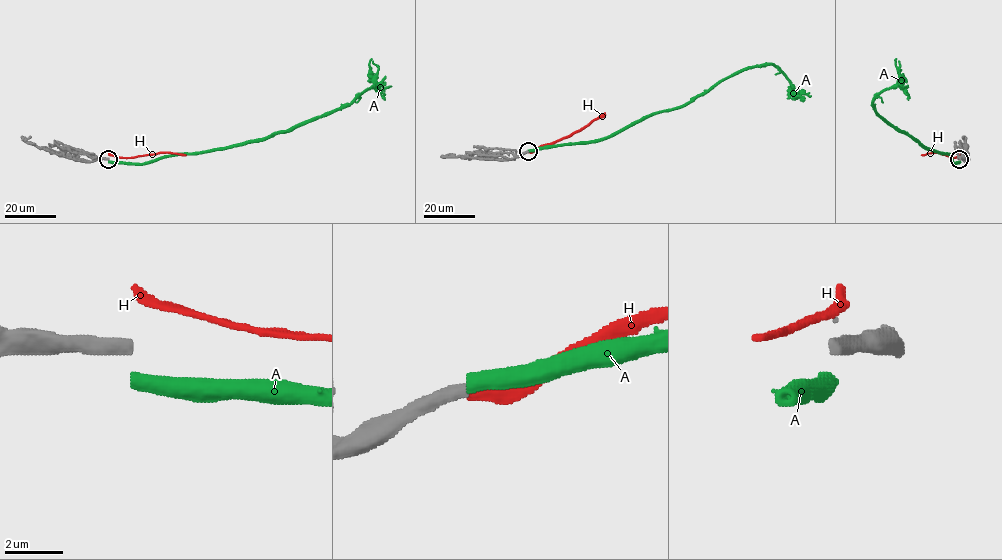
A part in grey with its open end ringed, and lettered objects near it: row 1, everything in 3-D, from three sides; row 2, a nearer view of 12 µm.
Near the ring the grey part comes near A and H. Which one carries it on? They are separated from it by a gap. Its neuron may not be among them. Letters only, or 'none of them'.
none of them

